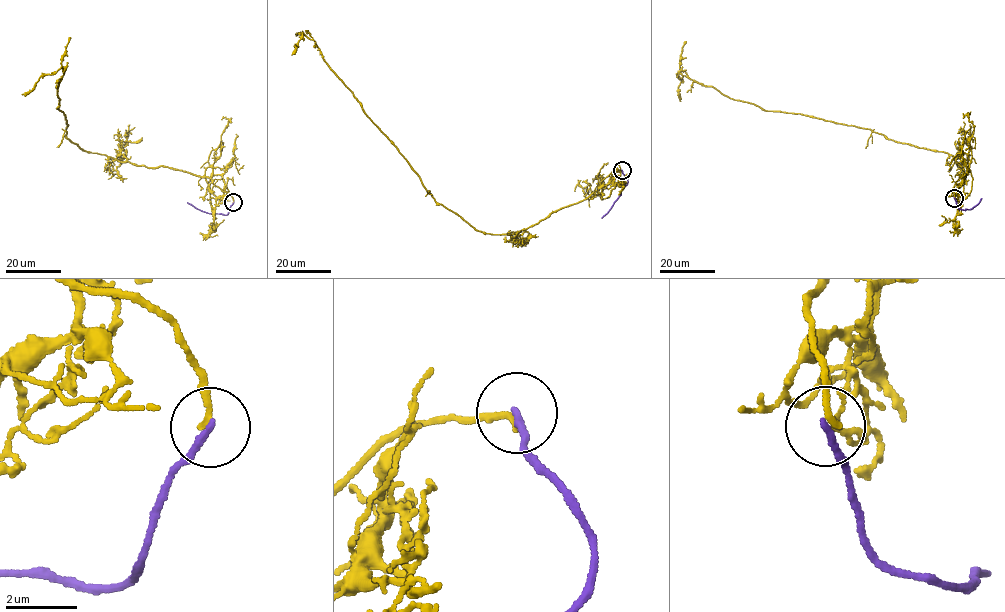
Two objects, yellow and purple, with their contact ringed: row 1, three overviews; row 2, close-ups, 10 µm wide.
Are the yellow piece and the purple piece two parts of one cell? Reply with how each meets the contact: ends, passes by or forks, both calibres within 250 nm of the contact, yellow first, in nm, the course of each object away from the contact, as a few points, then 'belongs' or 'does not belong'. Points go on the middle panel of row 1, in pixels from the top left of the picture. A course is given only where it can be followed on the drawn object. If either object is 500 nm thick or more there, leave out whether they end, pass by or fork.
yellow ends; purple ends; calibres 180 and 180 nm; course yellow (621, 170), (585, 198), (526, 228), (512, 234), (483, 233), (435, 201), (314, 41), (302, 32), (292, 55); course purple (622, 170), (627, 183), (601, 218); does not belong

